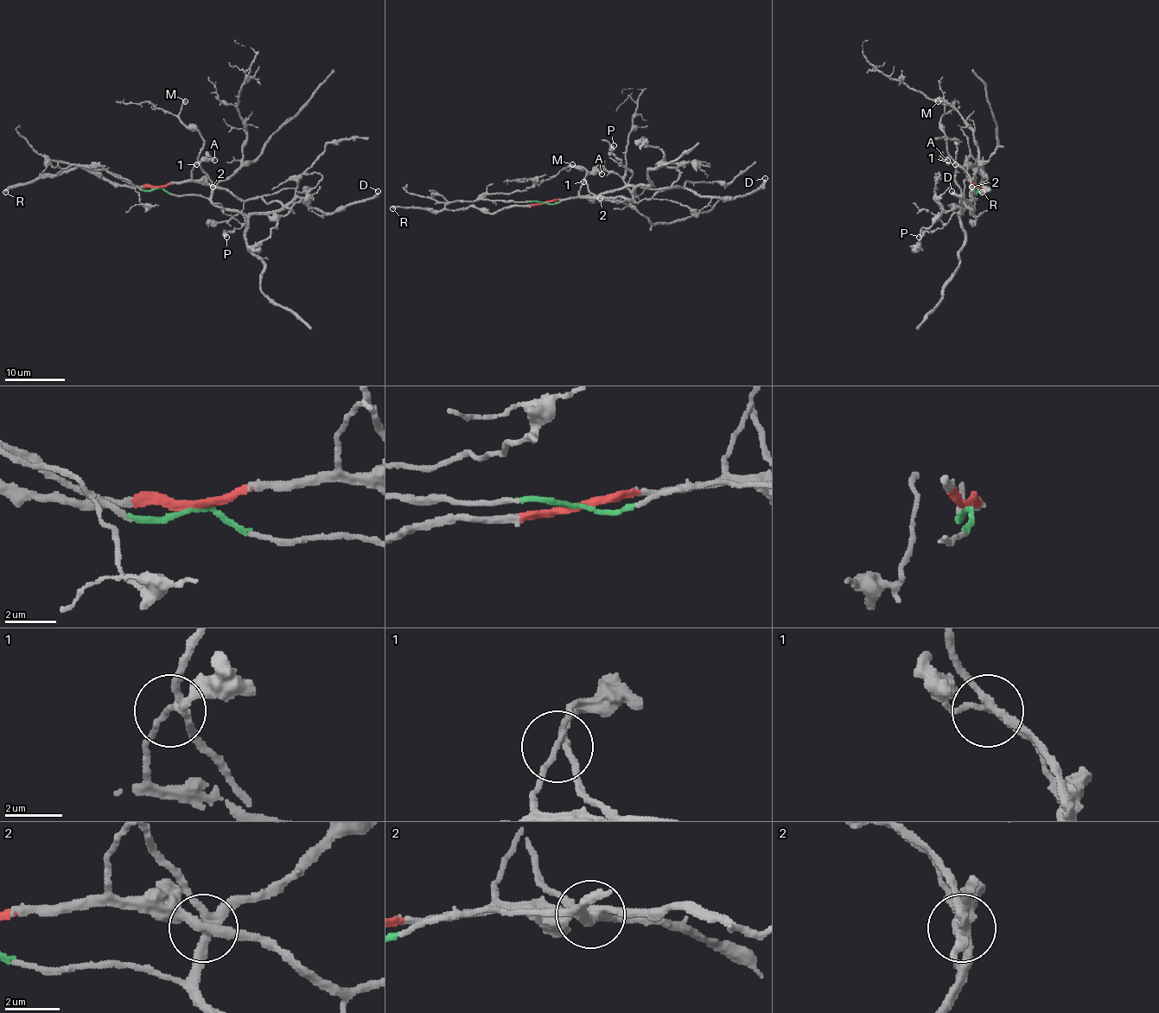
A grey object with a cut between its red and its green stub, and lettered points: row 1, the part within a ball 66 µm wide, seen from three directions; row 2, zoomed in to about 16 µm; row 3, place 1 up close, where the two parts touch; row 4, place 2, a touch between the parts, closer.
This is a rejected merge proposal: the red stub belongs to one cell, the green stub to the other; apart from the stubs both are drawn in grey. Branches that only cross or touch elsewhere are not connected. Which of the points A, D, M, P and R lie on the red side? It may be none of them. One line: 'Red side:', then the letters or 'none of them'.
Red side: A, R

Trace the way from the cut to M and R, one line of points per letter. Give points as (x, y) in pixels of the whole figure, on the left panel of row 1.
M: (157, 187), (177, 195), (208, 197), (213, 187), (198, 159), (201, 135), (192, 130), (178, 116), (184, 100)
R: (157, 187), (121, 187), (74, 167), (54, 175), (40, 175), (32, 181), (15, 183), (5, 193)

